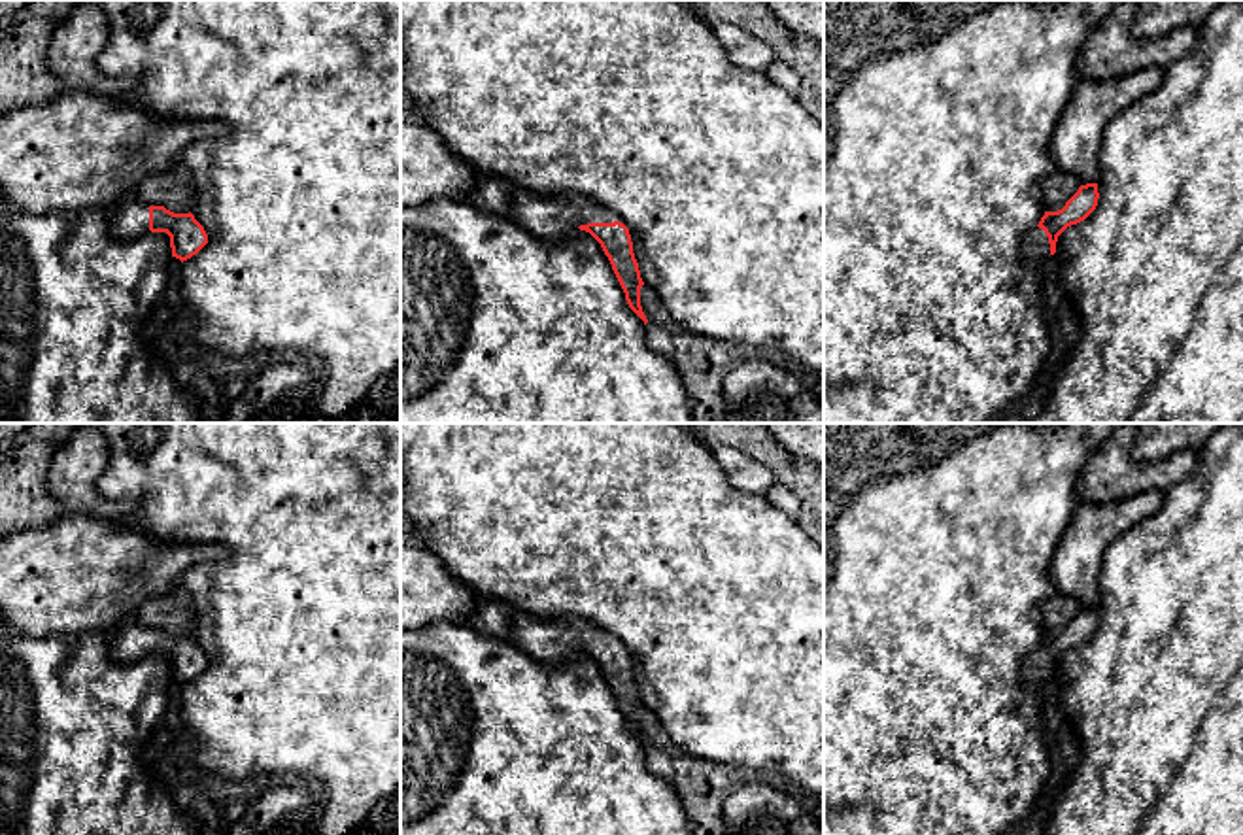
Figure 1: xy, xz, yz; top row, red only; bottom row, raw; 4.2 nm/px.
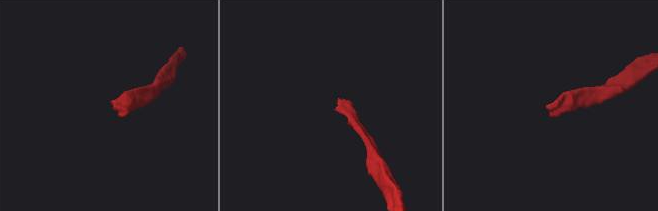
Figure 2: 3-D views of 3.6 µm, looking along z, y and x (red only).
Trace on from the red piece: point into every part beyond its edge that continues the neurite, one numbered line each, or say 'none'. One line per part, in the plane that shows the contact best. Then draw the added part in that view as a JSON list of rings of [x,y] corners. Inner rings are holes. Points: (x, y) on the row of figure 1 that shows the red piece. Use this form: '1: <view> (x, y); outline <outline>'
1: xz (550, 218); outline [[[518,187],[510,198],[508,219],[535,236],[557,242],[587,223],[614,223],[618,215],[582,195],[542,195]]]

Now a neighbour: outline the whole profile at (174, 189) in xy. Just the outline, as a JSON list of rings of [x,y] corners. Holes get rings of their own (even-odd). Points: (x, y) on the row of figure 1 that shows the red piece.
[[[174,164],[164,172],[145,176],[134,189],[134,198],[149,206],[164,206],[174,213],[189,213],[195,206],[195,185],[189,170]]]

